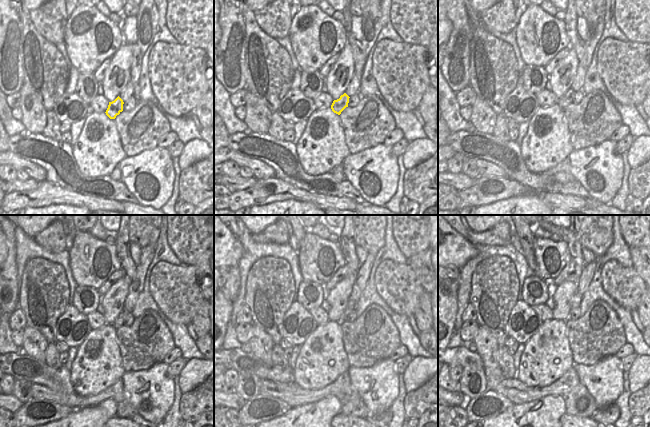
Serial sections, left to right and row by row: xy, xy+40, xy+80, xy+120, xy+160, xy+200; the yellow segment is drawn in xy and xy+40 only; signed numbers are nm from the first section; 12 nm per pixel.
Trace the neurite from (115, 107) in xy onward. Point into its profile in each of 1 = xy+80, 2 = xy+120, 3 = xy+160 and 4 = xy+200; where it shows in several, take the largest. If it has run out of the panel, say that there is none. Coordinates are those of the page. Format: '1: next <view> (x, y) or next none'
1: next xy+80 (567, 99)
2: next xy+120 (119, 321)
3: next xy+160 (351, 305)
4: next xy+200 (576, 299)

